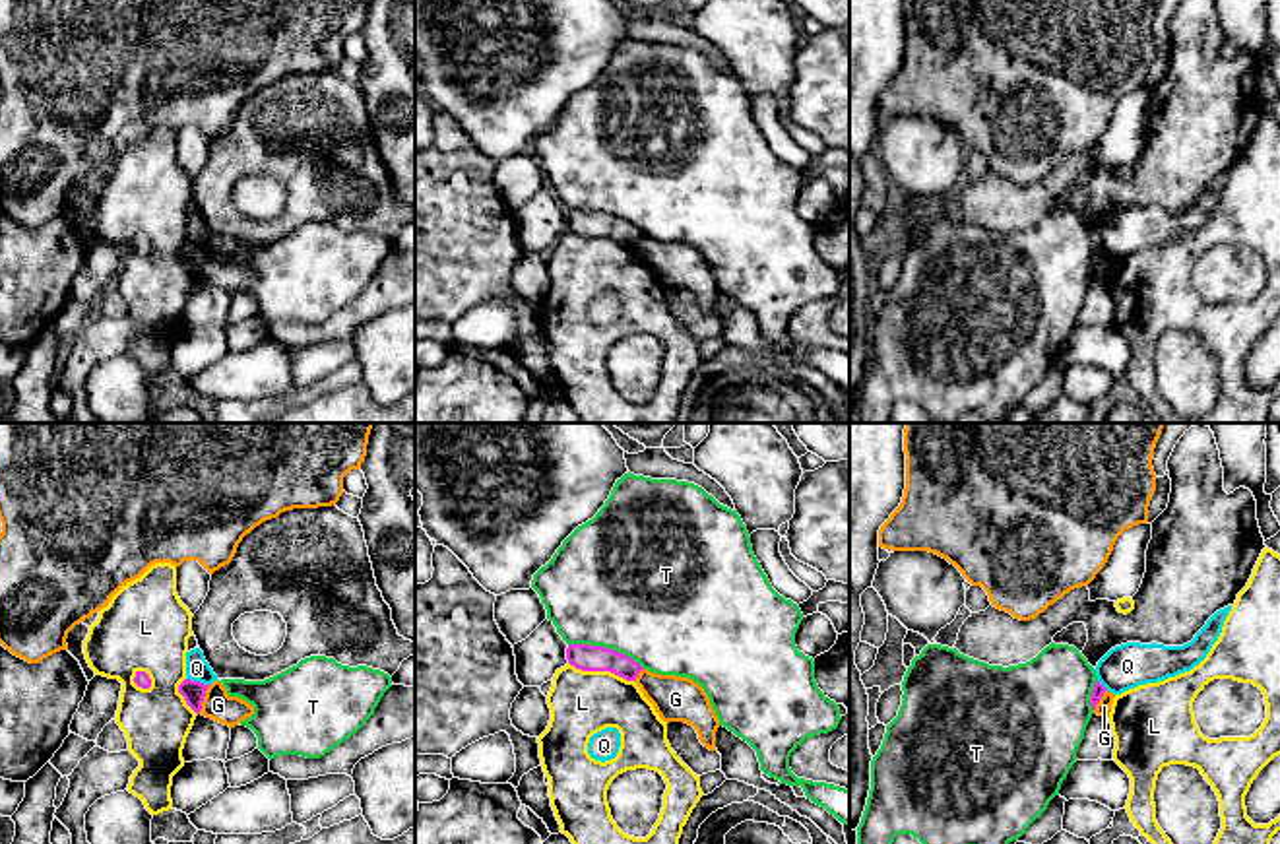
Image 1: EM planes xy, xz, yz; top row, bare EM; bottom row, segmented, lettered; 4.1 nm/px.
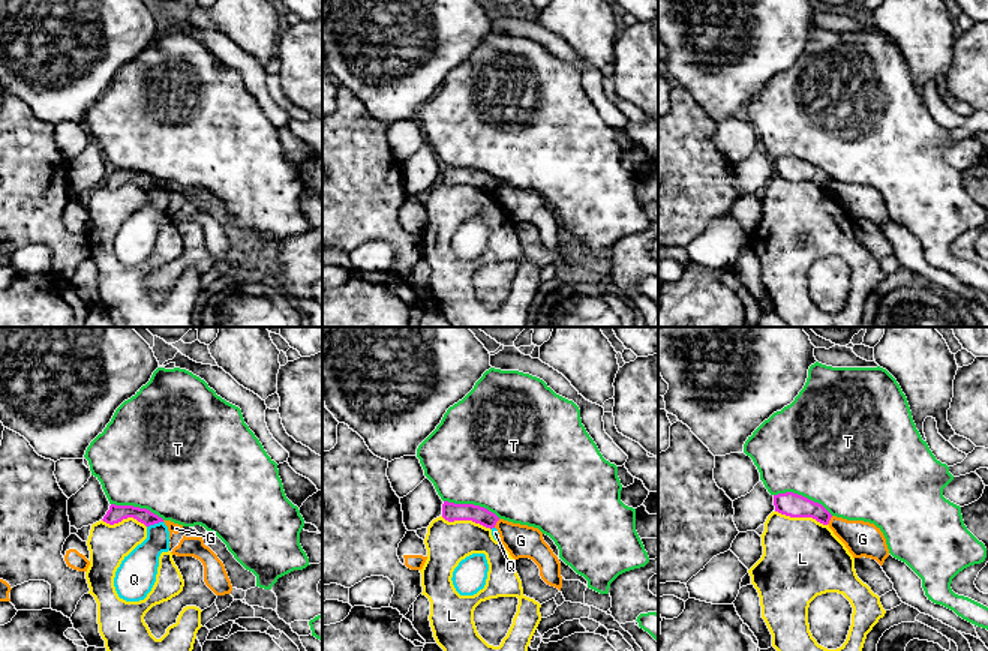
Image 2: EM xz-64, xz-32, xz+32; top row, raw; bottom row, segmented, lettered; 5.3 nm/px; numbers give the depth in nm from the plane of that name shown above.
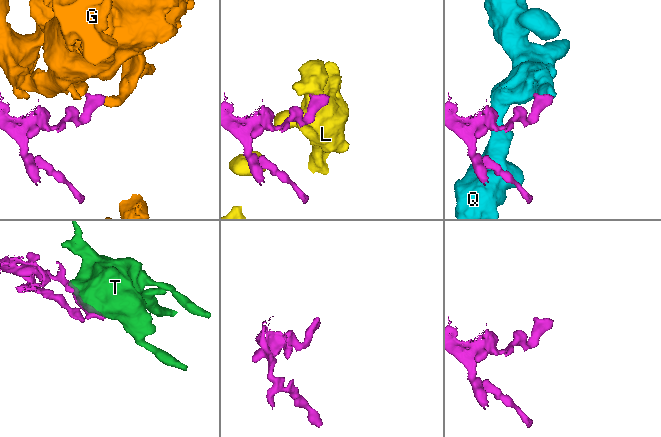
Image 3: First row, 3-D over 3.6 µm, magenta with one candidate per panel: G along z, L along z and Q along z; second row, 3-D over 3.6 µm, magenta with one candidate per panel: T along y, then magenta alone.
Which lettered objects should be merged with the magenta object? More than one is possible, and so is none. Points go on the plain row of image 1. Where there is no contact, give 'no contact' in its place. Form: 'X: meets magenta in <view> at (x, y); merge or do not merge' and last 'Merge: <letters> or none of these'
G: meets magenta in xy at (202, 264); do not merge
L: meets magenta in xz at (602, 235); do not merge
Q: meets magenta in xy at (198, 247); do not merge
T: meets magenta in xz at (608, 214); do not merge
Merge: none of these

